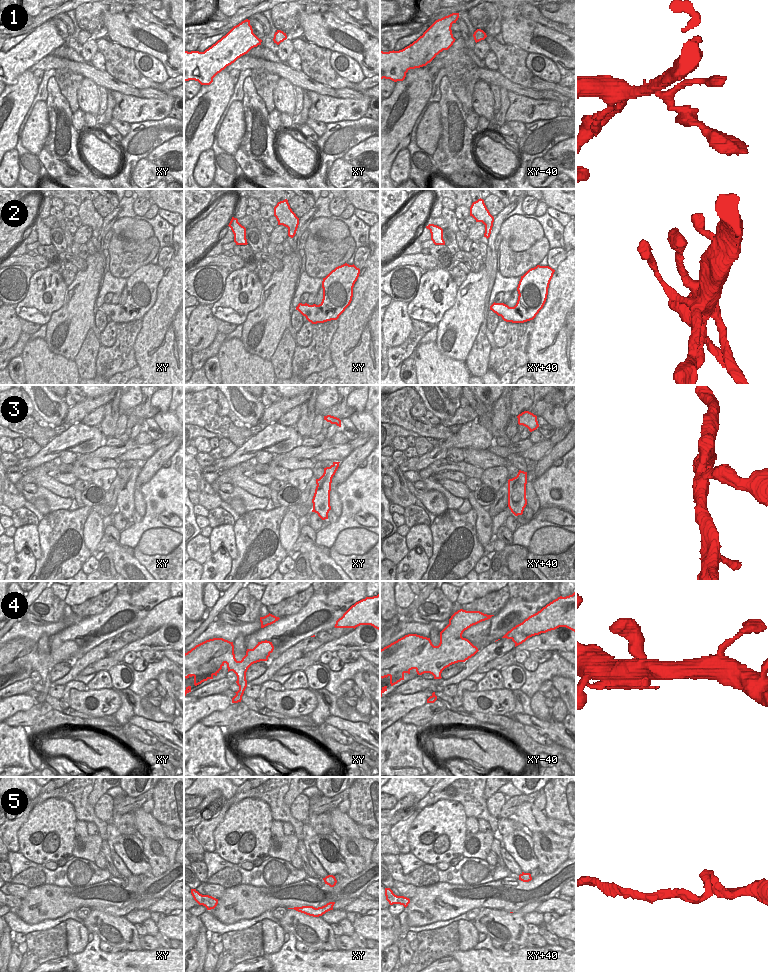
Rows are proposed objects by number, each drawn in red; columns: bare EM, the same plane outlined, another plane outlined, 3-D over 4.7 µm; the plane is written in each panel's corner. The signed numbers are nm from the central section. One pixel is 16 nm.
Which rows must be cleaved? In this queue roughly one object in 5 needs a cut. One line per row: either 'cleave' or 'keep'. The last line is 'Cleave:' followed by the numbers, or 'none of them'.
1: cleave
2: keep
3: keep
4: keep
5: keep
Cleave: 1

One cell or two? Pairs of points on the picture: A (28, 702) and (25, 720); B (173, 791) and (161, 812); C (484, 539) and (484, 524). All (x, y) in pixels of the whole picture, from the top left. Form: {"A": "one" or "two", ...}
{"A": "two", "B": "one", "C": "one"}

